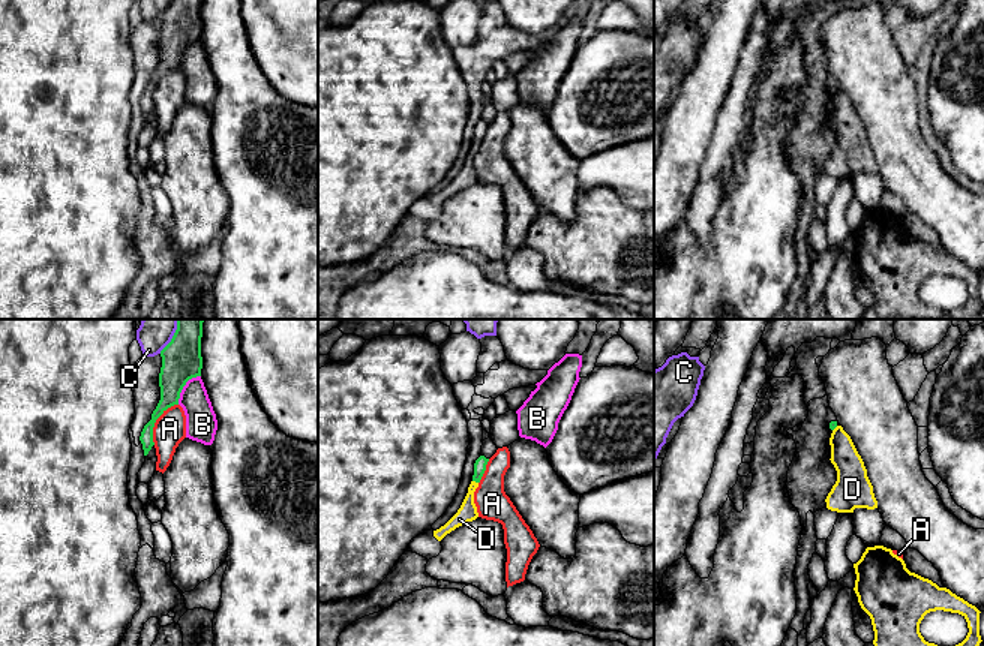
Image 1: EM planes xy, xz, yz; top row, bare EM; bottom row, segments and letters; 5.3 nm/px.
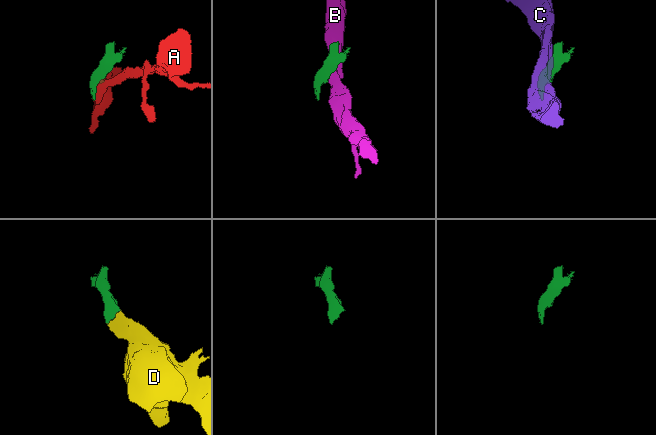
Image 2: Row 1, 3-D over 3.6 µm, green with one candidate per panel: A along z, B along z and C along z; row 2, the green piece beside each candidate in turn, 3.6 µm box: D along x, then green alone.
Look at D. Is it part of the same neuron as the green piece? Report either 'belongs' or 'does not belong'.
belongs

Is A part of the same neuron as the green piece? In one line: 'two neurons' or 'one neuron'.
two neurons

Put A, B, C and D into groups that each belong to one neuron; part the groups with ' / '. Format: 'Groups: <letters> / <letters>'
Groups: A / B / C / D

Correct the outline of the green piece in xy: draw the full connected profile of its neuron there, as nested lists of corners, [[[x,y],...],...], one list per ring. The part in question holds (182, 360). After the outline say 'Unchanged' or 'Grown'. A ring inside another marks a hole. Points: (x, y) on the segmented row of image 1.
[[[177,319],[177,330],[171,342],[160,351],[160,400],[140,436],[144,456],[147,456],[154,445],[153,427],[156,420],[168,408],[178,405],[180,393],[189,379],[201,376],[202,322],[204,319]]]. Unchanged

